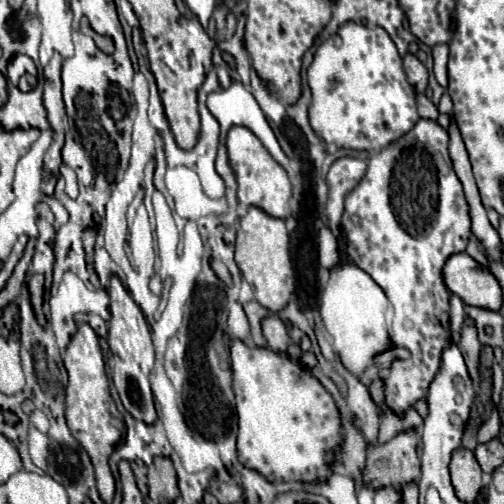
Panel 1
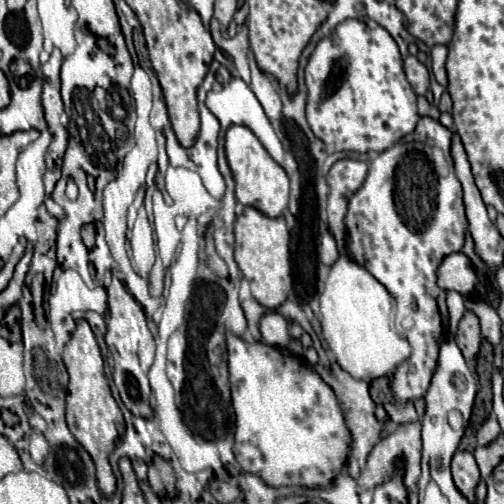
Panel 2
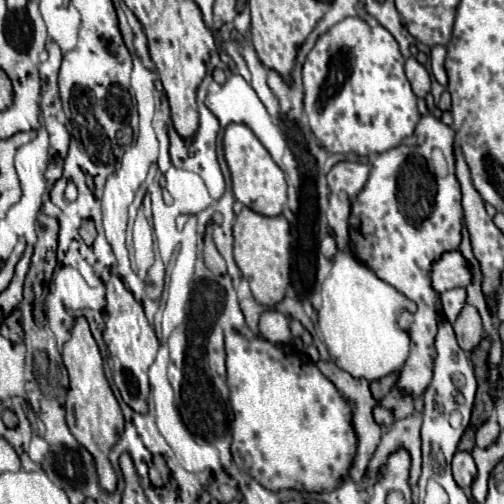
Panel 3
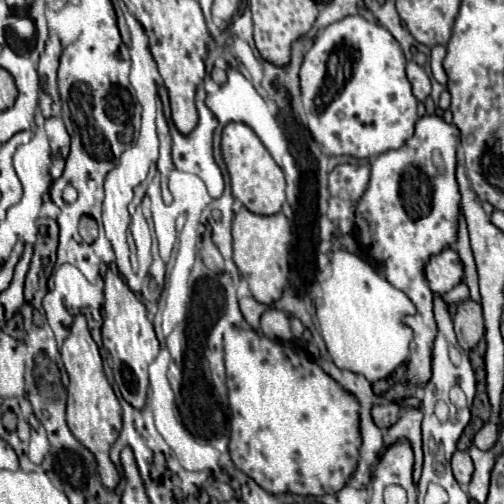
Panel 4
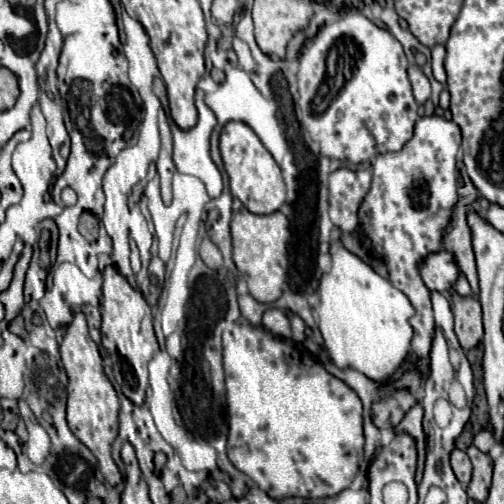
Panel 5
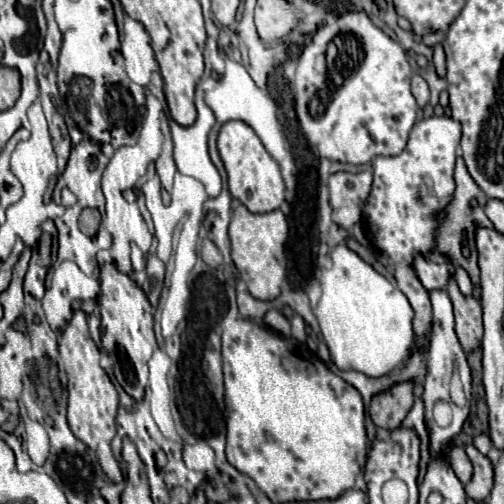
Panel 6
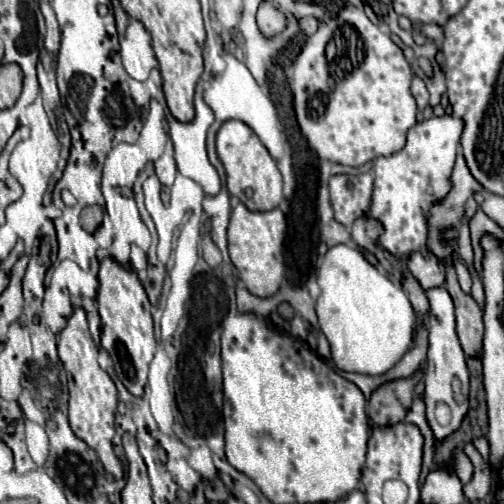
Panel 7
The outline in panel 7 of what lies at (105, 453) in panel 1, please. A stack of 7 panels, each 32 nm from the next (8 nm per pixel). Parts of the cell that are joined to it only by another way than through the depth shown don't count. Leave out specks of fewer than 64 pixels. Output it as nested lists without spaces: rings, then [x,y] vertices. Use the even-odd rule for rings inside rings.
[[[74,308],[74,312],[68,318],[66,328],[58,334],[58,356],[60,362],[68,374],[68,388],[70,388],[70,428],[78,438],[82,438],[90,448],[96,450],[102,466],[114,474],[114,478],[122,478],[122,462],[114,454],[112,448],[112,436],[114,436],[114,412],[116,412],[116,386],[112,378],[100,368],[98,364],[98,348],[88,332],[86,312],[84,308]]]

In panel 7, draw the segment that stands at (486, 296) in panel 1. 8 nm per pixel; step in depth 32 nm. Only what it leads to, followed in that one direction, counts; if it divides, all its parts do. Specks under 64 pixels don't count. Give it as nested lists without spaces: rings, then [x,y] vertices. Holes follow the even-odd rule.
[[[428,250],[412,252],[408,256],[406,266],[424,290],[444,284],[444,264]]]

